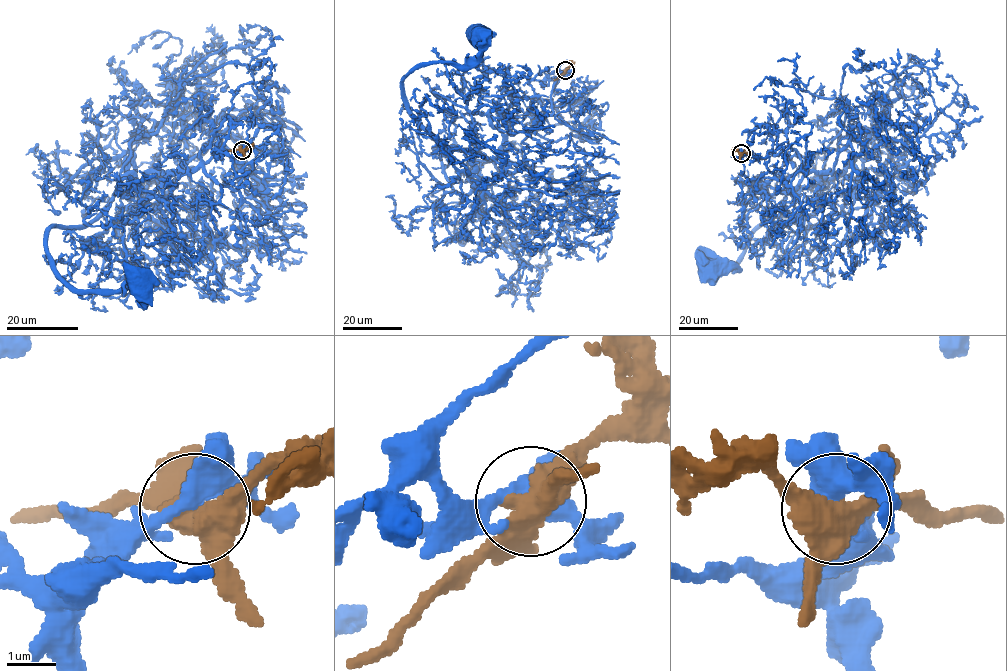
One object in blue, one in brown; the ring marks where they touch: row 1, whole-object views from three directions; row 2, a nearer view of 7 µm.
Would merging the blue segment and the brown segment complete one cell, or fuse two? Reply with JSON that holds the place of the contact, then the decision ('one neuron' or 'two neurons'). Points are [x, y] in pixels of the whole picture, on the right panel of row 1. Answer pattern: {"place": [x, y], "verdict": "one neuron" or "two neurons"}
{"place": [741, 153], "verdict": "one neuron"}

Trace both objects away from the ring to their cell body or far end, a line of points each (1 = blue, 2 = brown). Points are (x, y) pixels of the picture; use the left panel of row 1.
1: (241, 150), (225, 185), (201, 167), (126, 176), (89, 222), (49, 229), (53, 268), (77, 289), (143, 286)
2: (241, 150), (228, 151)

